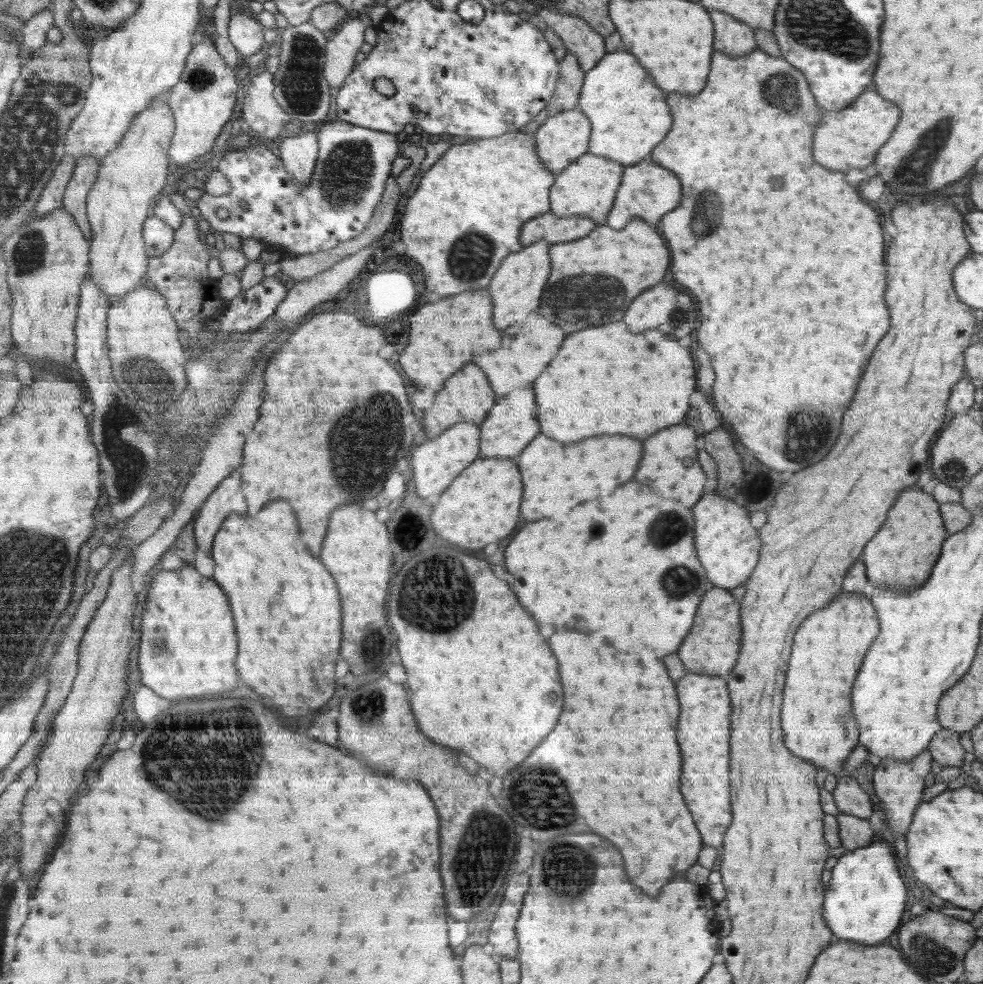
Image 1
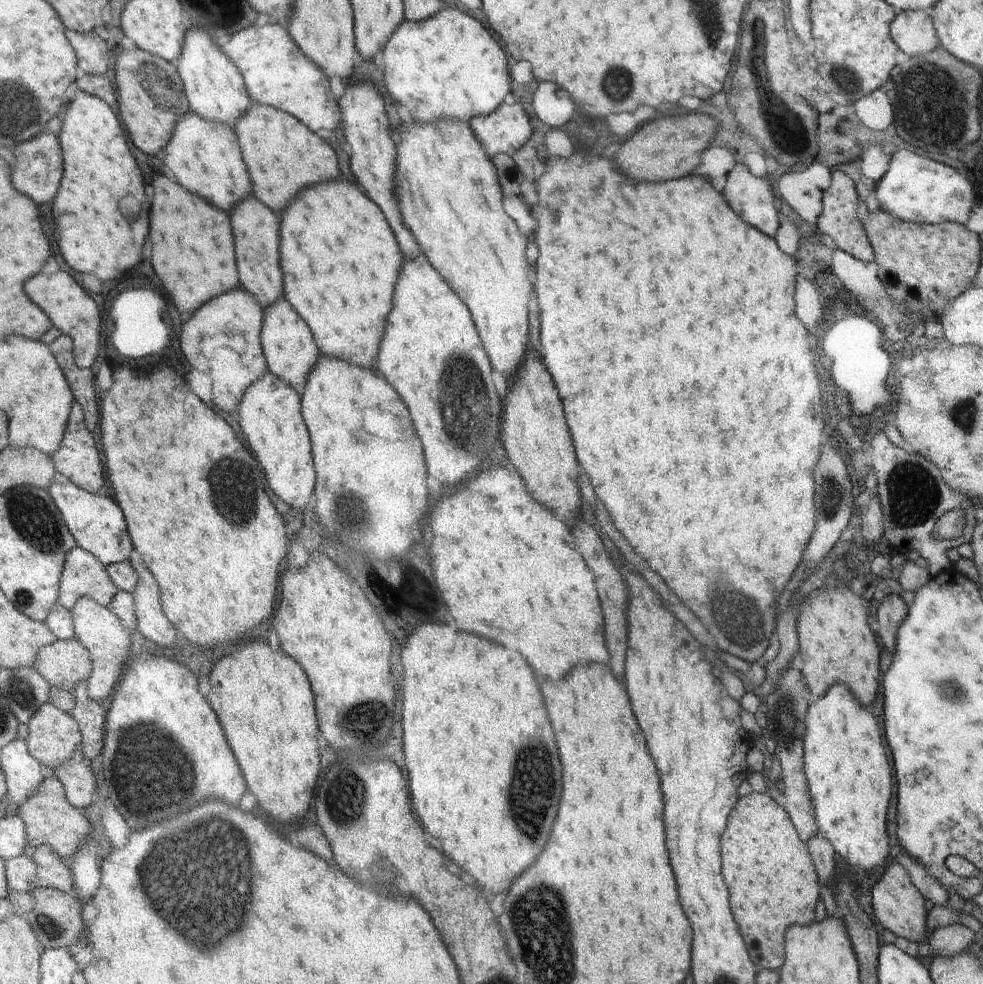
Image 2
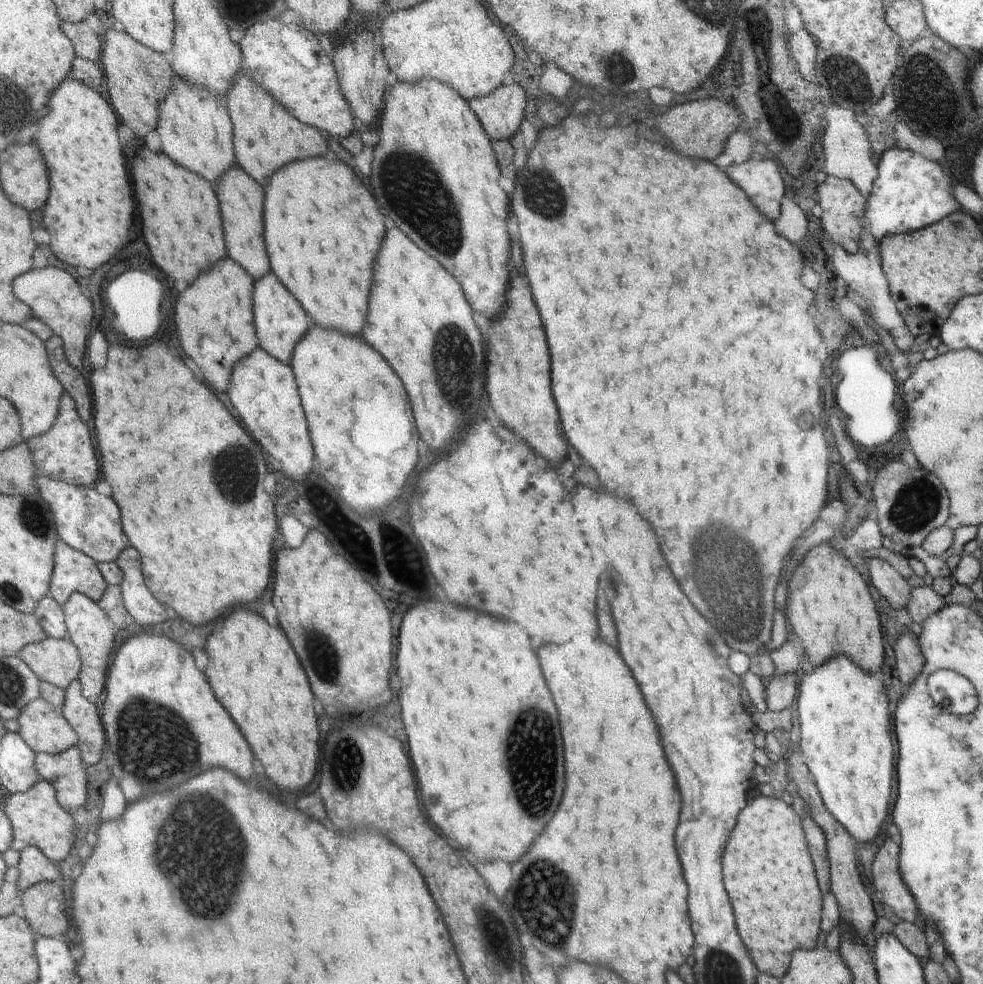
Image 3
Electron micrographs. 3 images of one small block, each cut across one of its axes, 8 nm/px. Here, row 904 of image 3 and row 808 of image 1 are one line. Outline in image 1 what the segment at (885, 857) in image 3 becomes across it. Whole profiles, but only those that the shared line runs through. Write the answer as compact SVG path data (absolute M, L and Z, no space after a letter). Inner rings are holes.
M926 750L925 753L918 754L918 757L907 761L897 761L888 757L874 763L873 786L880 798L882 817L888 820L890 830L898 837L907 833L918 806L924 801L924 782L926 776L930 774L932 760L933 756Z

